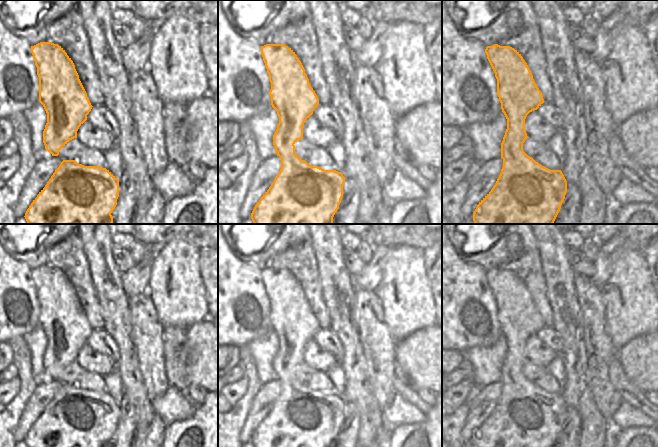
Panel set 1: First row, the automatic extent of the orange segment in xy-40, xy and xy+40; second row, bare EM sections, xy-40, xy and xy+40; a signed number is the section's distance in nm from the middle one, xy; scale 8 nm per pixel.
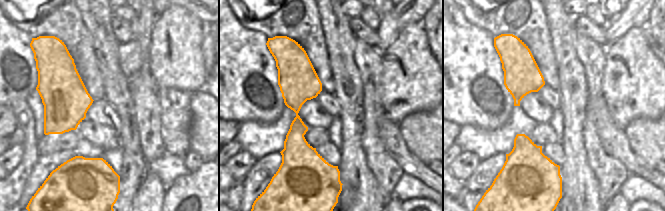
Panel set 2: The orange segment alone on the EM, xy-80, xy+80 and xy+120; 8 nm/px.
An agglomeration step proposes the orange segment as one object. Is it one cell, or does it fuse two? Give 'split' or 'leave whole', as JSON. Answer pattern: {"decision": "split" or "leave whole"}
{"decision": "split"}

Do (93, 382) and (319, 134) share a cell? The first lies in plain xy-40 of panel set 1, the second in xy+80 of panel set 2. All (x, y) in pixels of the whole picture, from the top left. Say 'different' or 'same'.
different

